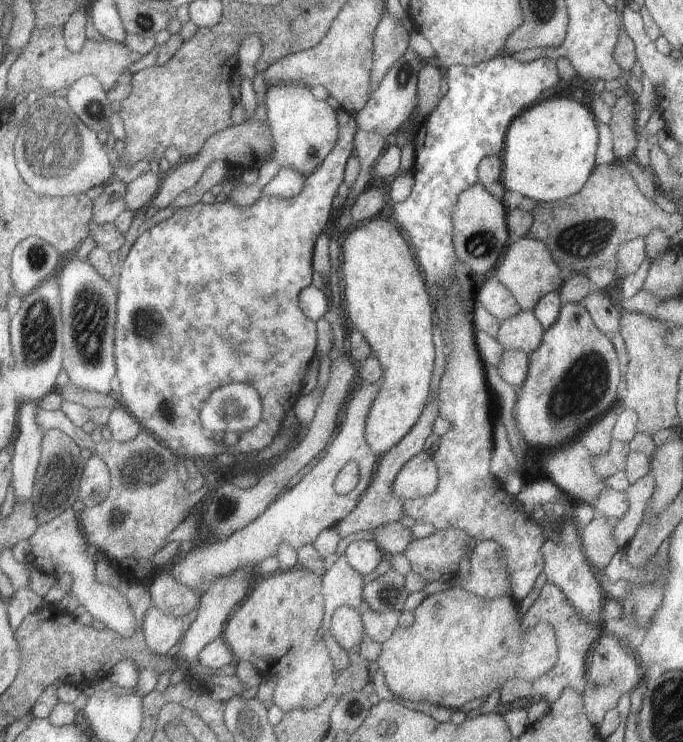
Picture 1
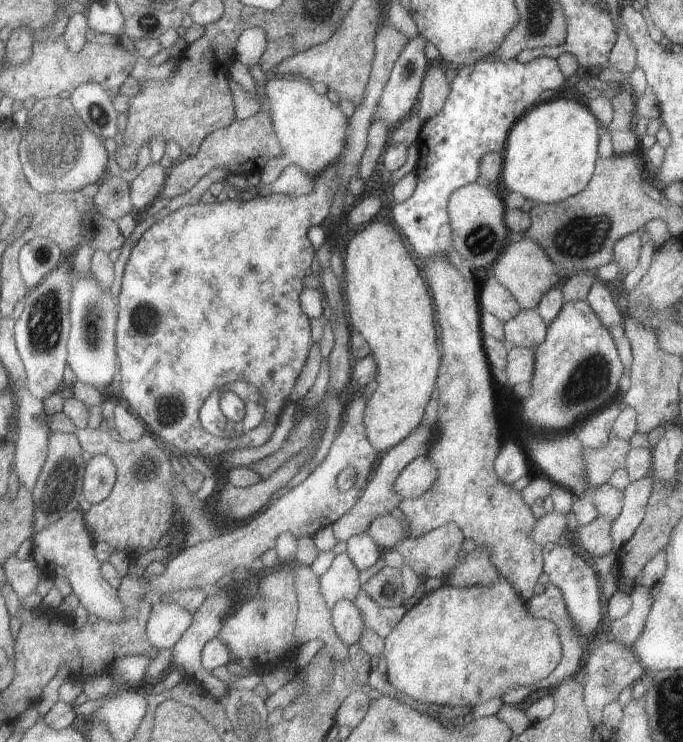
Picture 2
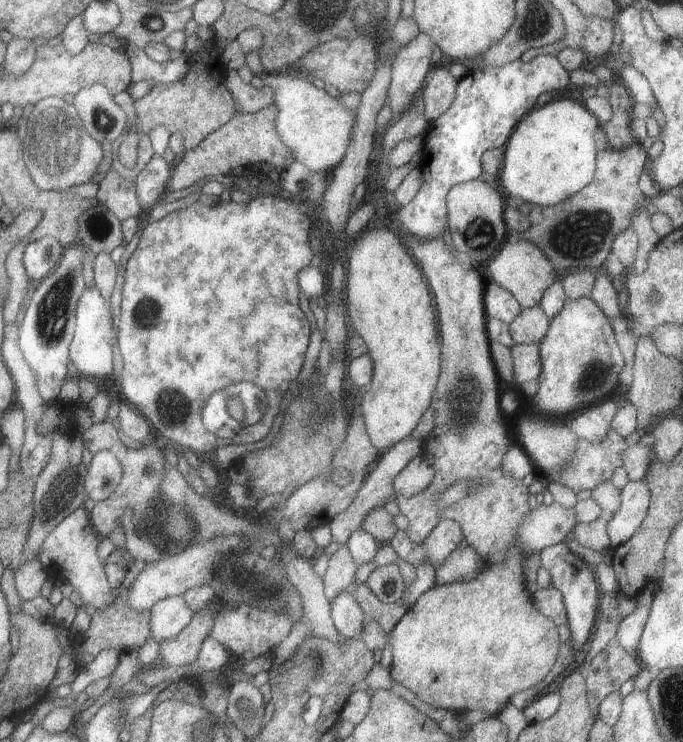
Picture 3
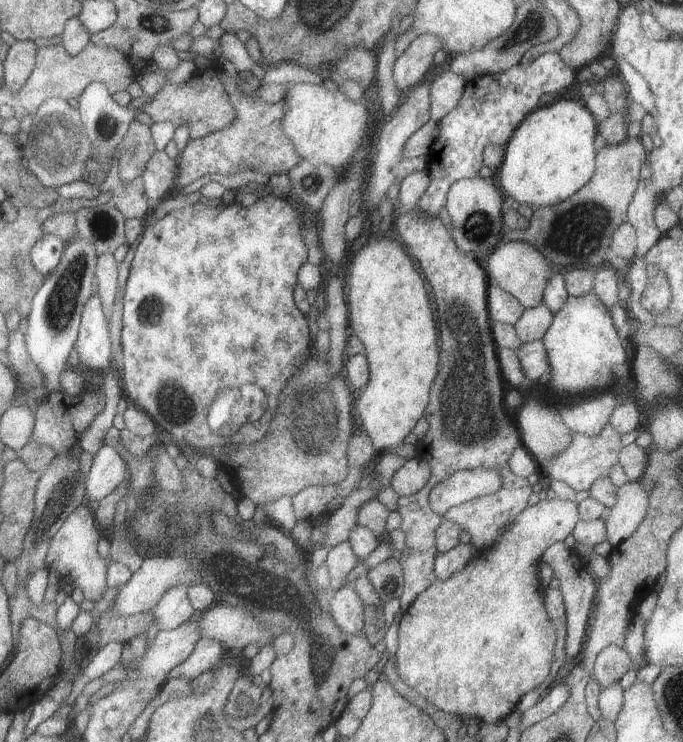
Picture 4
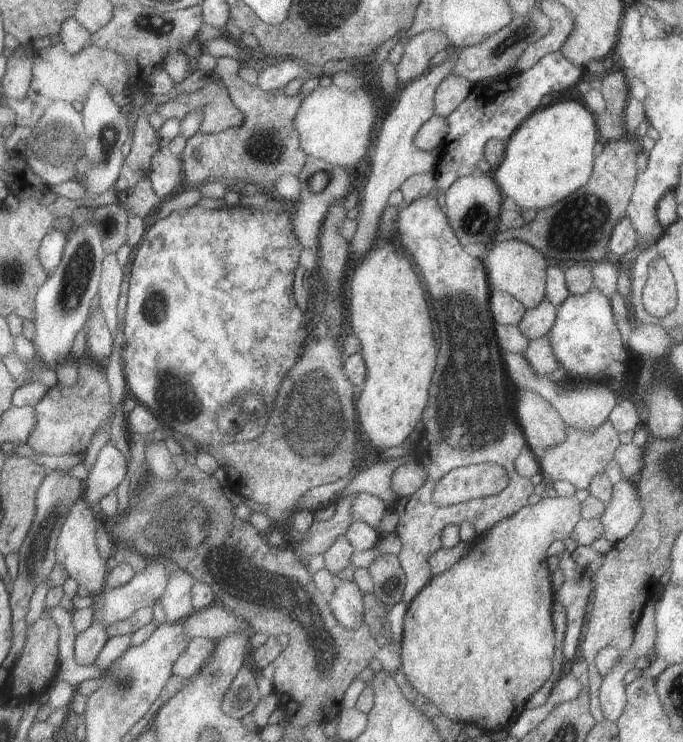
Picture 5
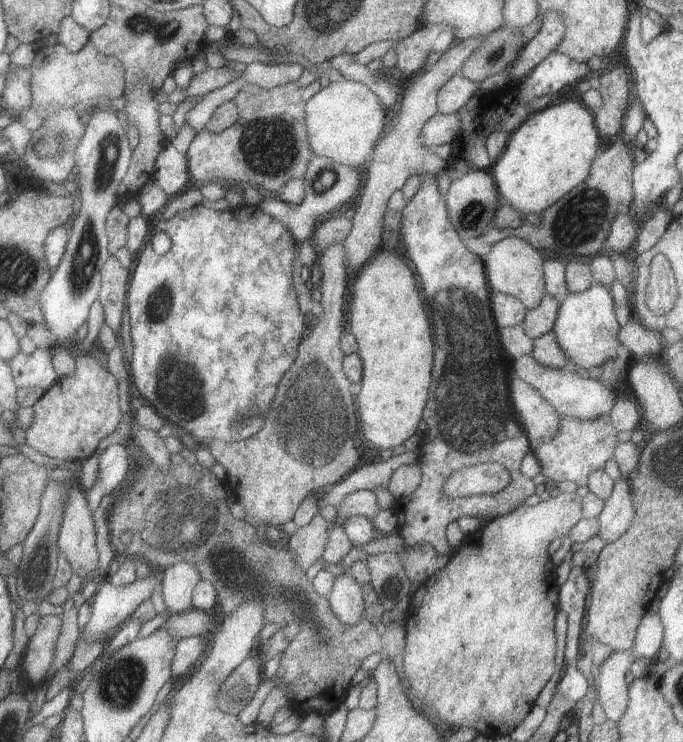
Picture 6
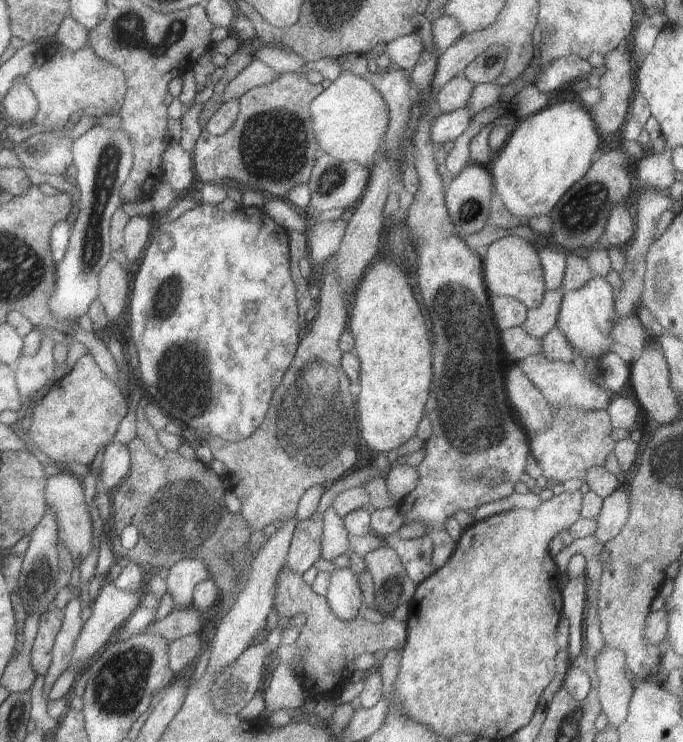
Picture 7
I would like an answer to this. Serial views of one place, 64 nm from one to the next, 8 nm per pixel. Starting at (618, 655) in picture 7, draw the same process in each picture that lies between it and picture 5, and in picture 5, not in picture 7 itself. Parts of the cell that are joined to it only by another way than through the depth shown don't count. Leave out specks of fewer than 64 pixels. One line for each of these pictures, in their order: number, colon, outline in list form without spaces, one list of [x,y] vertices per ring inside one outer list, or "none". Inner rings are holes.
5: [[[655,598],[651,602],[645,604],[645,608],[641,610],[641,618],[637,622],[637,630],[635,630],[635,638],[629,650],[623,652],[623,656],[615,662],[615,666],[611,668],[609,674],[603,676],[601,686],[599,686],[599,702],[601,702],[601,710],[605,720],[609,722],[617,722],[617,718],[621,716],[621,712],[625,710],[627,704],[627,692],[625,692],[625,684],[623,684],[623,676],[625,672],[629,672],[629,668],[635,666],[637,658],[655,658],[655,638],[657,638],[657,624],[655,624]]]
6: [[[613,652],[595,672],[599,672],[597,680],[597,700],[603,708],[607,720],[619,722],[629,704],[629,684],[623,680],[625,672],[629,672],[629,664],[633,662],[631,652]]]

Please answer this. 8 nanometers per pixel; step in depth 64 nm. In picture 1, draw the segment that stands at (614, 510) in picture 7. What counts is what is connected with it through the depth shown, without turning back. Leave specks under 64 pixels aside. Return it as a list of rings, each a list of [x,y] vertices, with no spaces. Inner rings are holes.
[[[651,474],[639,478],[637,482],[627,486],[627,490],[625,490],[627,510],[613,524],[613,540],[615,540],[615,550],[617,552],[625,550],[627,542],[635,536],[637,528],[643,522],[645,508],[649,506],[653,492],[655,492],[655,478]]]

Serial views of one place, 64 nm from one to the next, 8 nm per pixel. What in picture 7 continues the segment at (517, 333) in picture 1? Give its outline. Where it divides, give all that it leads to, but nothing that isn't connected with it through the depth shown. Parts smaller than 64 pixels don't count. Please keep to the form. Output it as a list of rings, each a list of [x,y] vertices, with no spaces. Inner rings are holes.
[[[545,290],[543,302],[535,310],[527,310],[527,320],[523,322],[525,332],[537,340],[547,336],[551,328],[557,326],[561,302],[563,302],[561,290]]]

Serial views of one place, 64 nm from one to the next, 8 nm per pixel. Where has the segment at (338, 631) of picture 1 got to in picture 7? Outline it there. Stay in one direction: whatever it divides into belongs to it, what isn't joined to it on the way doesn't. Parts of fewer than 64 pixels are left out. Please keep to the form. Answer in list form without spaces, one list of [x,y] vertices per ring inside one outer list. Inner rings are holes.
[[[349,566],[335,568],[329,574],[329,588],[325,598],[337,618],[353,620],[357,616],[359,606],[363,604],[363,592],[361,592],[357,574],[353,574]]]

